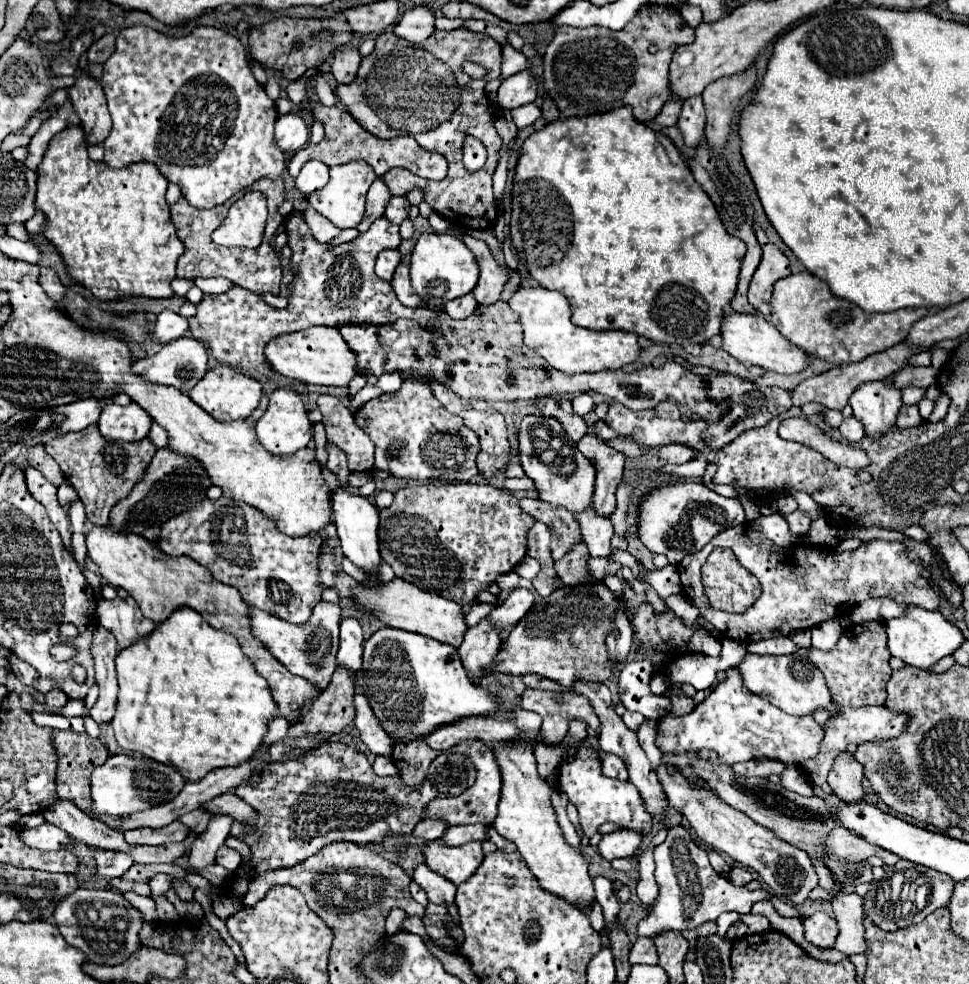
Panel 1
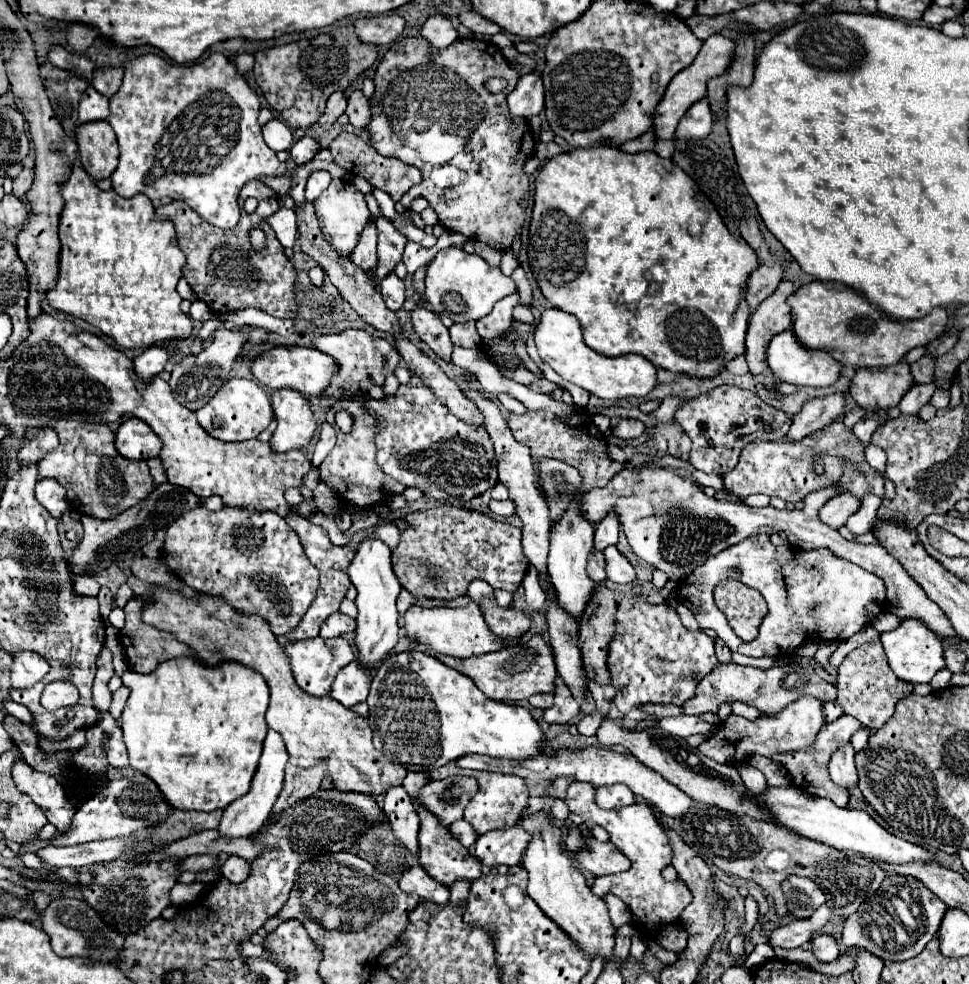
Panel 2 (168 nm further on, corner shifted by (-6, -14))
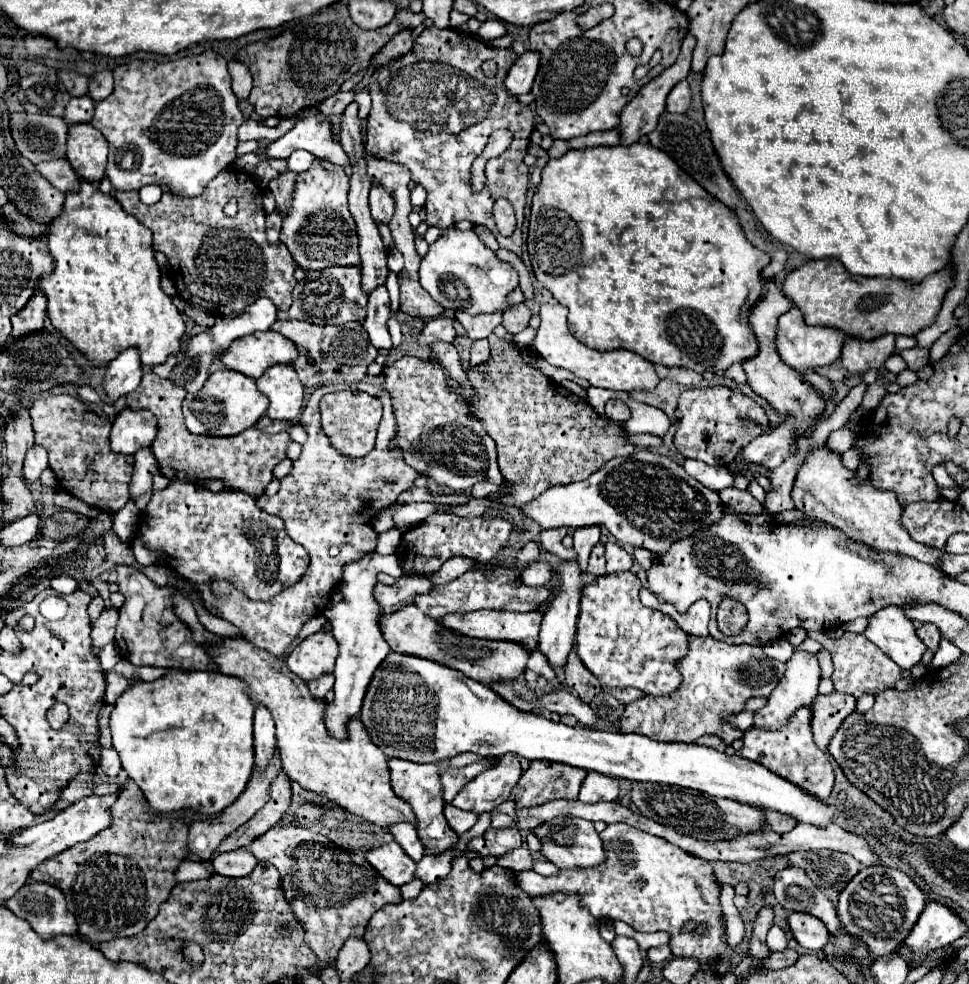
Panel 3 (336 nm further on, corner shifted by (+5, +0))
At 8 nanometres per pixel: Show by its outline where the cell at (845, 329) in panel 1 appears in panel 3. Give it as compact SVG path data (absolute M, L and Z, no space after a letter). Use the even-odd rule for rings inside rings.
M814 259L814 261L808 261L806 265L802 265L800 269L794 269L786 275L784 293L802 311L808 325L834 327L834 329L844 331L848 337L876 339L884 333L916 335L918 331L932 325L936 321L940 307L942 307L948 285L952 285L952 259L946 269L938 271L936 275L932 273L932 275L924 277L922 283L910 283L904 279L884 279L884 277L856 277L856 275L850 275L838 259Z

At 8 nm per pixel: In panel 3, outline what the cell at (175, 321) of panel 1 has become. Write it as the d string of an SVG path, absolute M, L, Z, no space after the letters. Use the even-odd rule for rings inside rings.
M126 349L106 367L102 389L110 401L116 401L118 397L134 391L140 385L140 379L142 379L140 355L136 349Z

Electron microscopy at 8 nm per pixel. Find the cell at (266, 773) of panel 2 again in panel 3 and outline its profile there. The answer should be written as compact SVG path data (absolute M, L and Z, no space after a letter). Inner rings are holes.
M254 703L254 751L256 751L256 765L266 767L274 755L276 735L274 735L274 721L266 707Z

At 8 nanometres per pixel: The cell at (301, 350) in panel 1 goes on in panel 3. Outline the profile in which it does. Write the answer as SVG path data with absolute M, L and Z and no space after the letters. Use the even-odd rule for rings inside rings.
M258 331L258 333L242 337L240 341L232 341L232 345L226 351L222 351L218 355L218 359L224 363L224 367L228 367L232 371L238 371L238 373L244 373L246 377L258 379L264 373L264 369L268 369L272 365L278 365L278 363L290 365L290 363L294 363L296 345L292 341L288 341L288 339L284 339L280 333Z

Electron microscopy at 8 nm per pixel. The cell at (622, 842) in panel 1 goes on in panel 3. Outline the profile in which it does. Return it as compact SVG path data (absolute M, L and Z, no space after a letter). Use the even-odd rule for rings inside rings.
M556 817L556 821L544 821L538 827L532 829L532 833L540 839L542 847L540 853L554 863L558 869L576 869L576 867L596 867L606 859L606 853L602 849L602 841L598 833L594 831L594 825L590 821L578 819L578 817Z

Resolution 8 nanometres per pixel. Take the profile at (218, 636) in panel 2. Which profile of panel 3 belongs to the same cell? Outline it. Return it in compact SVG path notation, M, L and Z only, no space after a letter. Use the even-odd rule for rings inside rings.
M224 639L224 645L206 645L206 651L216 659L220 673L242 679L248 685L252 701L270 709L276 723L276 747L282 757L282 771L300 787L326 797L352 815L388 829L392 823L408 821L416 825L416 817L390 787L388 757L380 753L368 737L362 721L354 719L348 725L346 741L330 737L324 729L324 701L316 701L306 683L296 677L284 659L274 657L266 649L258 649L246 639Z

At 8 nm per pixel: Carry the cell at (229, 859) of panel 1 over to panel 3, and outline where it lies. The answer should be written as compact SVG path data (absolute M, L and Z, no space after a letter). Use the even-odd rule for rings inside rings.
M248 849L222 853L212 861L214 871L224 877L248 877L256 865L258 859Z

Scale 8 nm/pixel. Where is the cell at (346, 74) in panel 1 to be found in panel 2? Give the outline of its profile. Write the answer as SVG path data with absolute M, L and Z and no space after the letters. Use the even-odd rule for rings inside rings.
M361 89L351 91L351 95L347 97L347 111L345 113L349 115L349 123L353 127L367 127L371 113L369 113L369 103L367 103Z

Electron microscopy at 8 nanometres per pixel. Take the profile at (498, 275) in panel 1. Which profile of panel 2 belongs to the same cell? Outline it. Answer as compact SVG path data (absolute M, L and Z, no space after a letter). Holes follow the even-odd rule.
M519 293L507 295L507 299L501 299L499 303L495 303L495 307L489 315L485 315L483 319L477 321L477 331L483 339L483 343L489 343L493 337L501 335L511 325L511 321L513 321L511 311L517 303L519 303Z

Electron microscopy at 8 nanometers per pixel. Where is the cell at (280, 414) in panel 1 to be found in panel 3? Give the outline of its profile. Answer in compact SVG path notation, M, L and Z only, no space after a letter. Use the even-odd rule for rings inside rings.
M292 365L268 367L256 385L270 399L270 419L296 421L300 417L304 405L304 387Z

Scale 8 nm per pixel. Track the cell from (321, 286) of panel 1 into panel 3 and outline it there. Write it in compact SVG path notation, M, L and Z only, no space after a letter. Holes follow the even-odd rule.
M374 183L370 189L370 211L376 223L386 223L386 225L394 215L394 197L378 183Z

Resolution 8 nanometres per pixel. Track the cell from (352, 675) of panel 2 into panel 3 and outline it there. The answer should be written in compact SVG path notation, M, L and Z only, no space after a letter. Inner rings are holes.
M322 675L320 679L312 679L312 681L308 681L306 685L308 685L312 697L324 699L326 693L328 693L328 691L332 689L332 685L334 685L334 675Z

